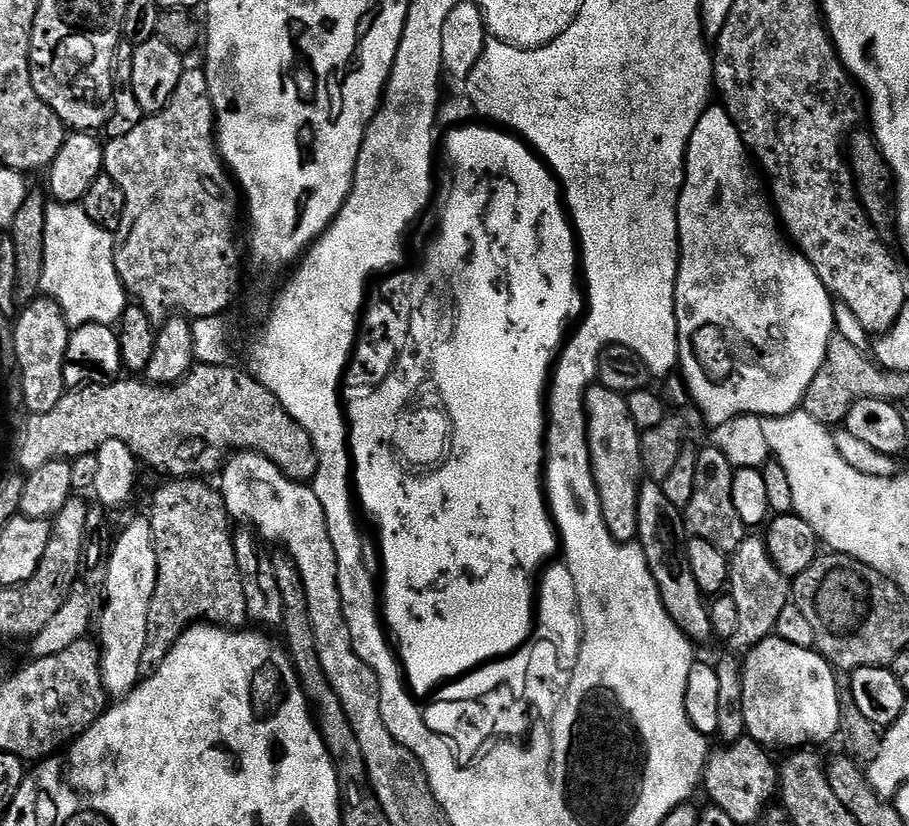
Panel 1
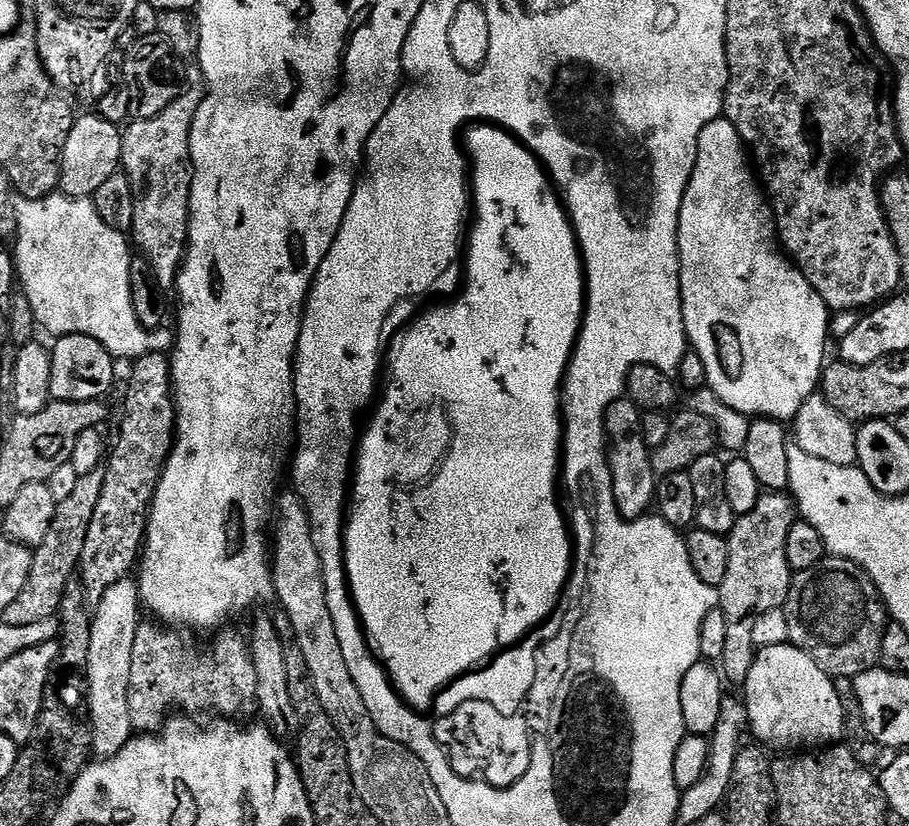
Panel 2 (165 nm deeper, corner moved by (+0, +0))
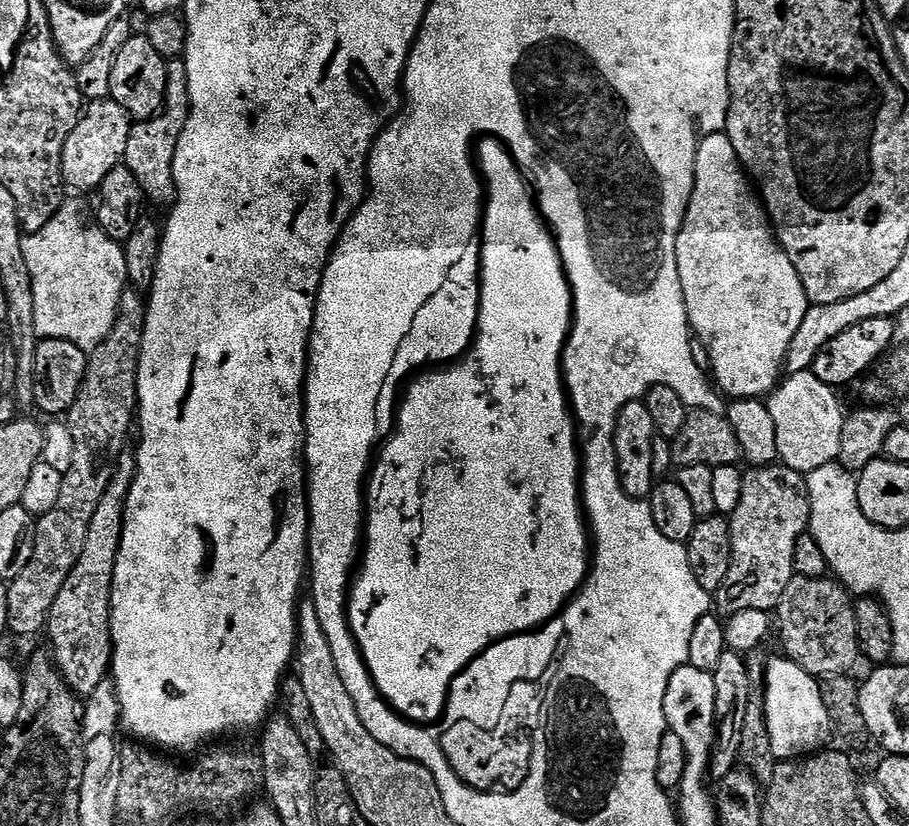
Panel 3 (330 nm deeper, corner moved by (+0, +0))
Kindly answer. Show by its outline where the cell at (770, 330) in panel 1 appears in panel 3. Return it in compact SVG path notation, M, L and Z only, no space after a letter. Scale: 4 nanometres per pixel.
M724 132L703 137L696 148L694 190L678 234L676 257L688 322L699 343L708 347L710 372L719 391L728 398L767 397L781 383L780 371L785 371L788 351L810 301L794 262L776 238L763 200L740 165L734 142Z

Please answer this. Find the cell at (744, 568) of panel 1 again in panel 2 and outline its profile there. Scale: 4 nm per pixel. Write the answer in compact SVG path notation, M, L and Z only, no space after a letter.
M764 492L756 499L750 514L739 517L726 537L730 566L726 566L726 578L722 578L719 588L718 607L726 618L726 654L722 661L722 676L729 685L743 686L756 660L758 650L752 641L753 620L770 610L783 608L788 598L794 573L786 562L786 534L790 534L790 526L797 519L798 509L791 495Z

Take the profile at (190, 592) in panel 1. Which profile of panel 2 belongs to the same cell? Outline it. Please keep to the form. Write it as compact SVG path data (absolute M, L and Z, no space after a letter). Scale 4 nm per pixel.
M142 622L136 628L136 637L134 638L134 654L130 654L130 690L128 691L128 701L130 702L130 722L133 729L140 734L156 734L163 729L166 721L169 719L170 713L168 708L185 708L185 713L196 714L192 712L221 712L221 717L236 718L236 715L243 710L244 707L251 705L255 701L255 674L254 662L251 660L251 650L249 648L249 641L240 632L224 632L228 630L220 630L215 633L216 641L213 642L209 648L191 648L186 641L180 636L175 636L172 632L163 632L161 625L156 622Z

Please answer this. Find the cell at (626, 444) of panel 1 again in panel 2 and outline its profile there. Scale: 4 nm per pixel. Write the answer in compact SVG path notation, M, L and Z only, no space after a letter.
M621 398L614 401L609 406L604 415L604 435L606 437L606 447L608 450L608 465L610 466L610 474L612 475L612 489L614 490L614 502L618 506L620 516L624 520L637 520L640 516L649 515L651 506L658 496L658 477L656 471L652 468L652 453L646 446L646 442L642 438L642 426L640 425L640 417L642 413L636 407L634 402L630 402L627 398Z

